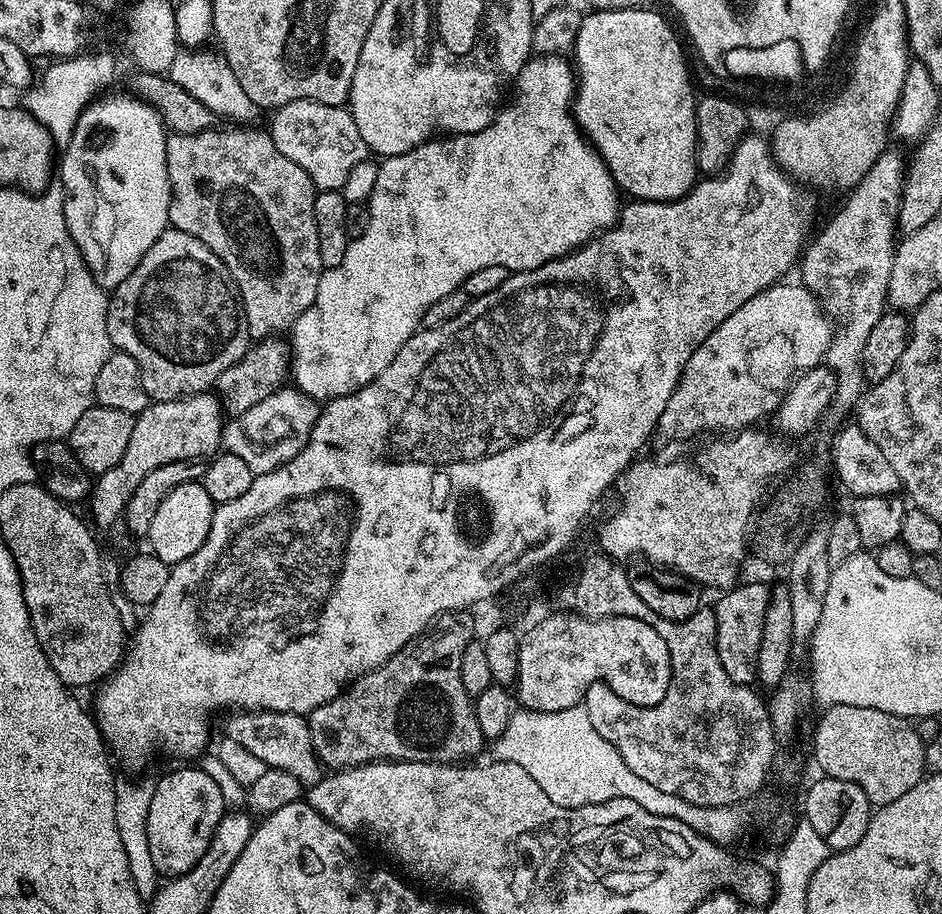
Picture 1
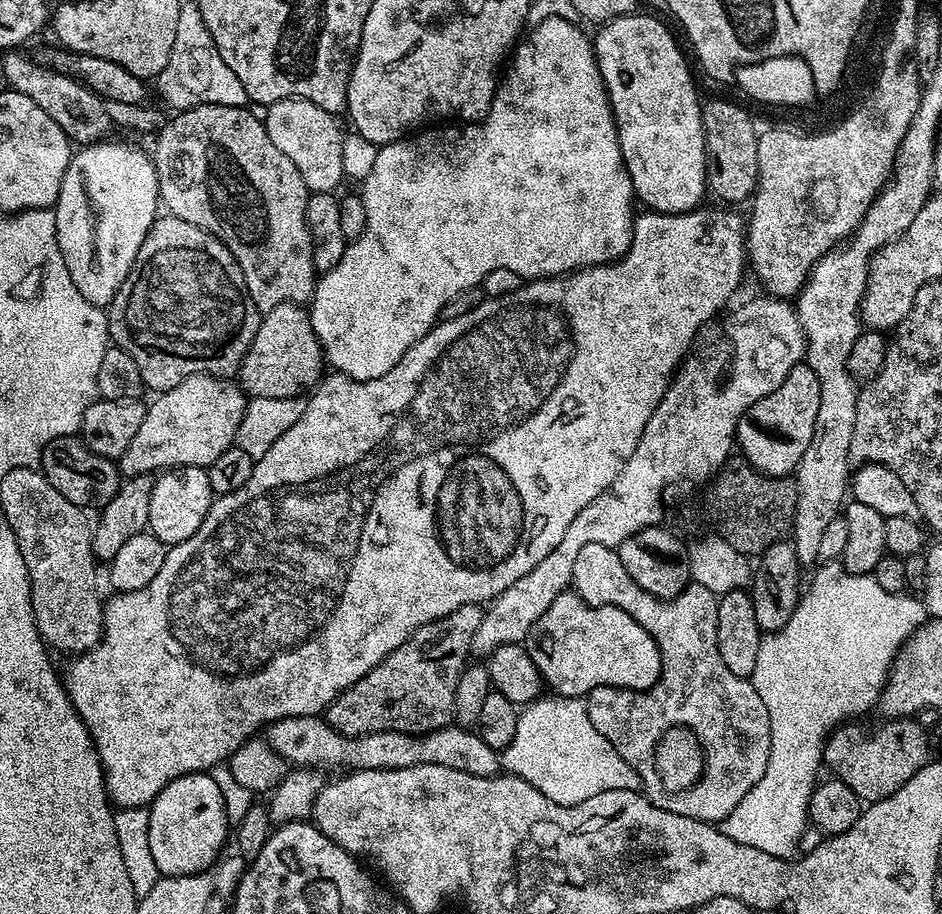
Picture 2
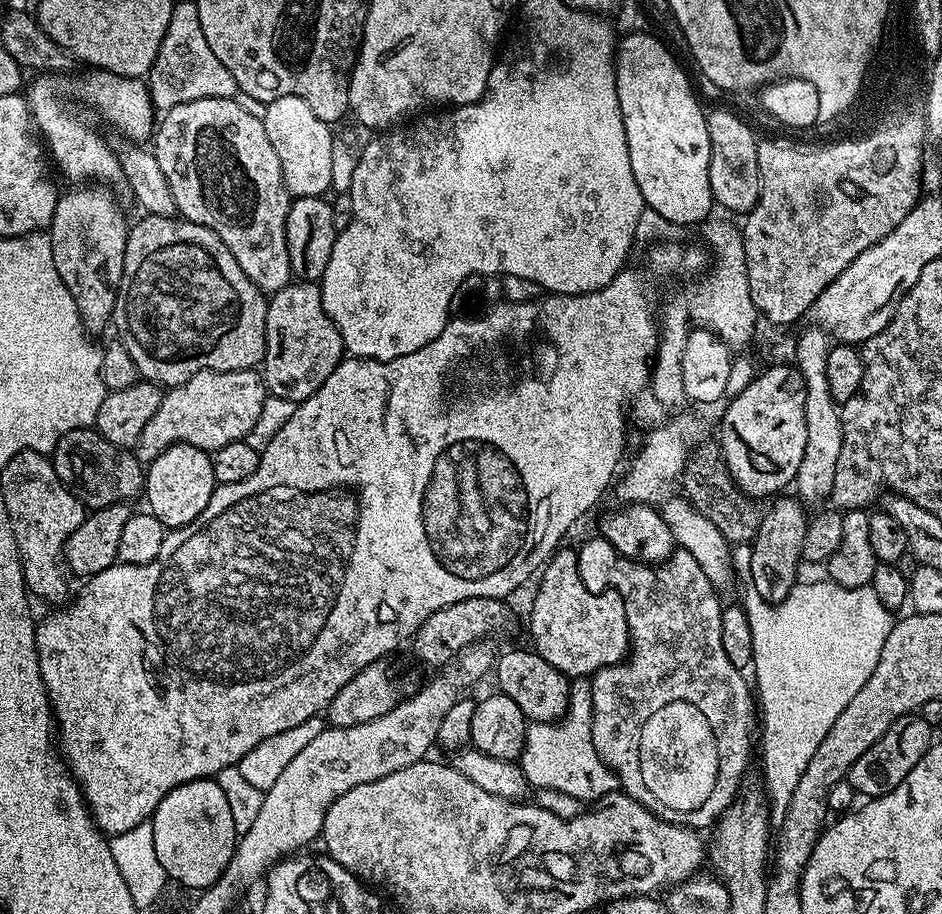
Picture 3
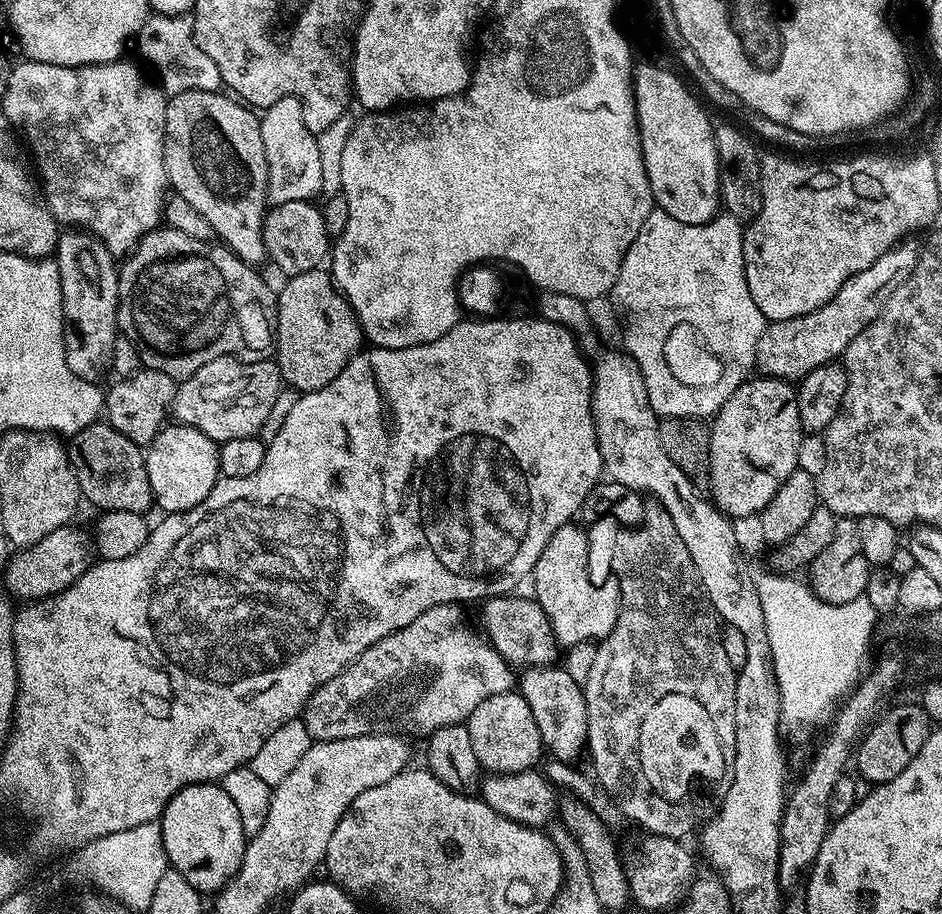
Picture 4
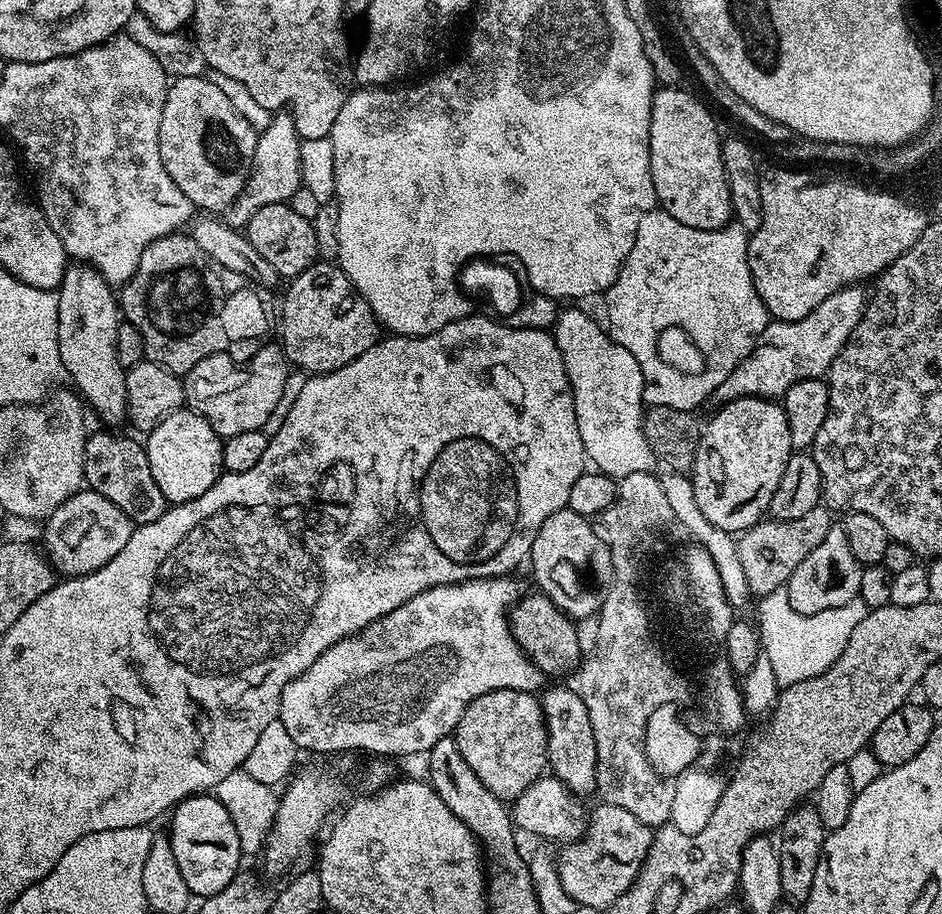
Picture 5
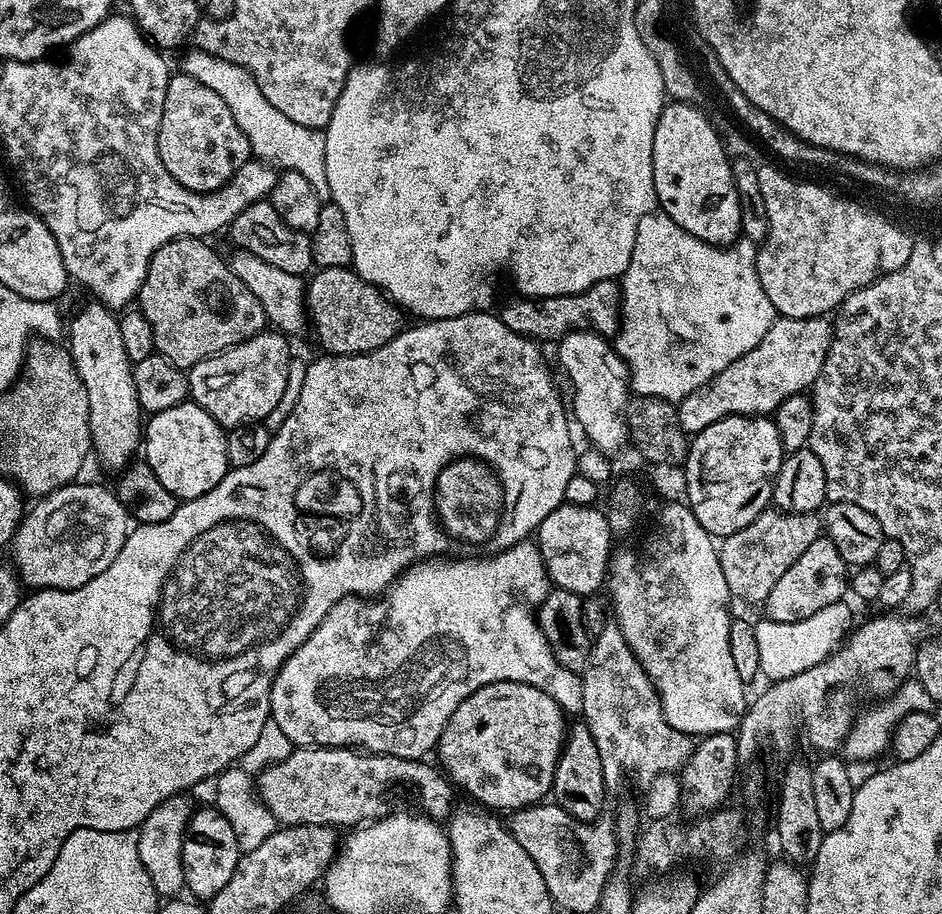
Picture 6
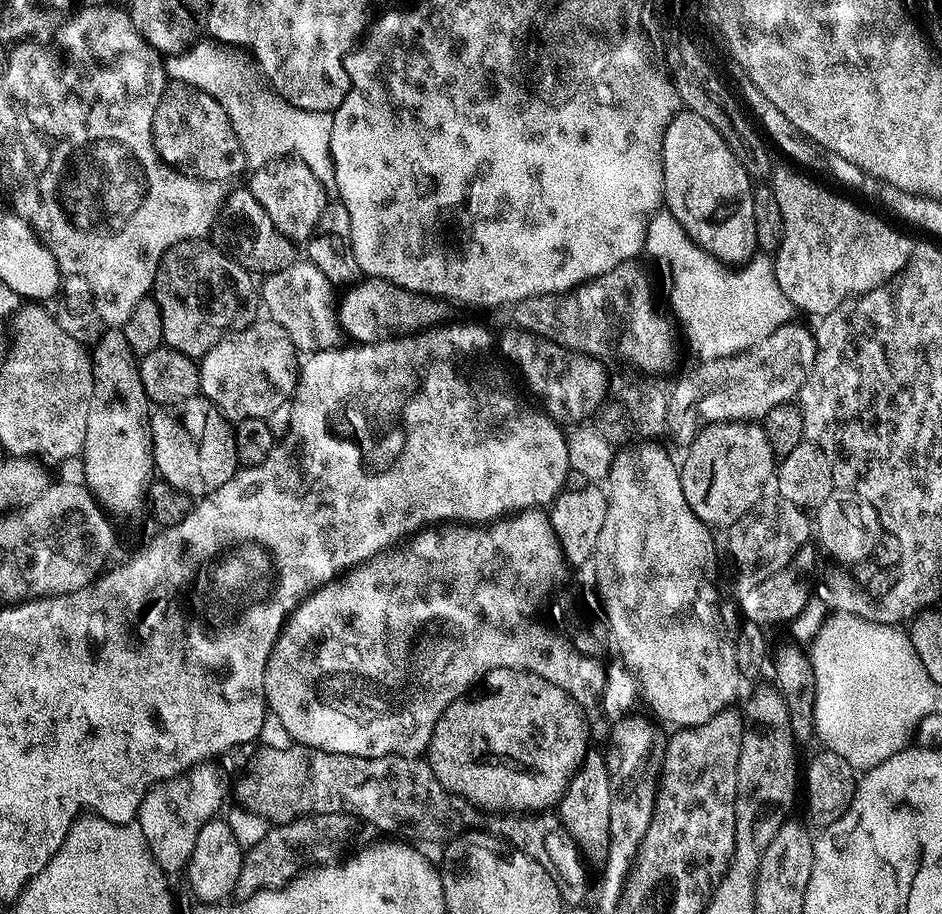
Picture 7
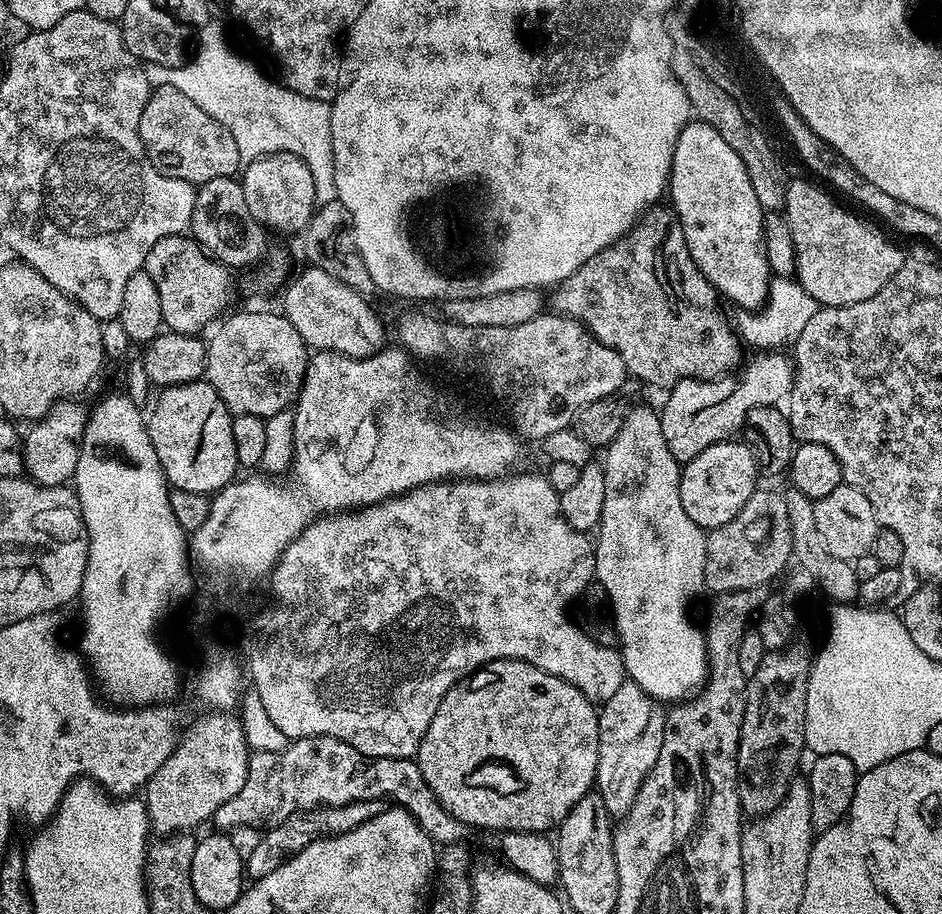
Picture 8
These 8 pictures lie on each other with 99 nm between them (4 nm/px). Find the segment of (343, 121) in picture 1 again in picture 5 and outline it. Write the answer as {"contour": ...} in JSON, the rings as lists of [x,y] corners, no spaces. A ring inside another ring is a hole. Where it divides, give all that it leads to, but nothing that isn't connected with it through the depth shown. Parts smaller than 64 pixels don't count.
{"contour":[[[281,110],[271,117],[267,128],[263,129],[256,138],[256,159],[254,167],[248,173],[248,181],[240,196],[227,209],[226,220],[233,228],[243,229],[262,206],[282,204],[291,201],[291,198],[302,187],[300,175],[300,135],[292,124],[291,115]]]}

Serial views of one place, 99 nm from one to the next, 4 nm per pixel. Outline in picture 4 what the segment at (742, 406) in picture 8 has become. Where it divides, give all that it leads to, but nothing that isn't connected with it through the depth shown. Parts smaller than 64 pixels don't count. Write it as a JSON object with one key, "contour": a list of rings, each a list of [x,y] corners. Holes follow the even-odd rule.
{"contour":[[[901,242],[882,254],[878,262],[854,274],[840,287],[838,294],[818,310],[798,318],[769,323],[762,338],[758,338],[755,367],[761,368],[759,371],[765,376],[796,382],[810,370],[843,357],[846,346],[850,346],[850,342],[854,342],[854,338],[858,338],[858,334],[878,318],[890,294],[912,273],[917,255],[917,245]]]}

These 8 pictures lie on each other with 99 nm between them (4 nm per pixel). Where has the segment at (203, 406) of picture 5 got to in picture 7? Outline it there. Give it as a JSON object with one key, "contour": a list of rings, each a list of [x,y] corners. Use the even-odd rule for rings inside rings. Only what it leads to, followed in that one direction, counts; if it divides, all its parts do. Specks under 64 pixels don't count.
{"contour":[[[267,318],[253,319],[244,328],[237,328],[224,335],[204,356],[199,357],[200,390],[204,396],[220,411],[229,422],[245,420],[246,418],[262,418],[267,420],[278,406],[288,404],[292,391],[296,389],[298,375],[298,353],[290,342],[290,334],[282,330],[273,320]]]}

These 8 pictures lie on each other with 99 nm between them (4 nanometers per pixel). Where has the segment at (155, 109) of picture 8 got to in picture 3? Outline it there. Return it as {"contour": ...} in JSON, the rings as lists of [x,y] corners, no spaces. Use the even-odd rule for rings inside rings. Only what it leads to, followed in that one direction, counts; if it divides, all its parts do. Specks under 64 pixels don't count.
{"contour":[[[233,97],[199,98],[165,111],[159,117],[154,132],[154,151],[170,194],[174,196],[177,213],[198,226],[214,230],[230,254],[234,254],[234,262],[242,266],[246,278],[250,278],[261,292],[271,294],[285,288],[293,279],[290,254],[286,250],[286,214],[290,193],[284,185],[278,153],[274,146],[270,146],[263,119],[243,108],[238,101]]]}

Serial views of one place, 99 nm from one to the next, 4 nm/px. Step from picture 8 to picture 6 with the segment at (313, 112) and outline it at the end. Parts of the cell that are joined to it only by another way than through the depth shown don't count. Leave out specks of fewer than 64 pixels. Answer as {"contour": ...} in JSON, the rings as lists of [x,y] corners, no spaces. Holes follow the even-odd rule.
{"contour":[[[193,50],[184,56],[182,72],[183,75],[198,78],[202,86],[210,86],[210,90],[214,90],[214,94],[218,94],[218,98],[230,106],[230,114],[234,114],[234,122],[238,122],[242,134],[246,134],[251,155],[255,159],[302,174],[322,202],[331,201],[330,186],[326,182],[323,131],[298,126],[298,122],[290,122],[282,110],[274,110],[274,106],[266,102],[266,94],[262,94],[258,82],[254,82],[252,75],[234,62],[226,62],[209,52]]]}

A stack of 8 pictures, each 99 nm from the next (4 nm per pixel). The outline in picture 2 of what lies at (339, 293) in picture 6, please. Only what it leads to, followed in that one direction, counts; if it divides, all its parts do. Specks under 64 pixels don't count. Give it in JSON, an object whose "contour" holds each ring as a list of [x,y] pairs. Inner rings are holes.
{"contour":[[[279,304],[274,306],[274,310],[261,315],[258,334],[254,334],[254,342],[247,354],[244,355],[244,361],[241,362],[238,369],[238,383],[249,397],[303,397],[309,390],[315,389],[325,375],[325,372],[326,361],[324,351],[321,350],[318,338],[312,329],[311,315],[299,304]]]}

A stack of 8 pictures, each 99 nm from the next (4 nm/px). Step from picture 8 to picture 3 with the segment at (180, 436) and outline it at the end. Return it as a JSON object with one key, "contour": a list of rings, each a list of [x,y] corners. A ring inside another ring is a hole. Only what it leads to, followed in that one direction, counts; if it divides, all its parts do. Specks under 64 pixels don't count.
{"contour":[[[169,444],[166,450],[162,450],[162,454],[158,454],[158,458],[147,465],[143,495],[148,496],[147,511],[158,518],[165,529],[171,530],[194,522],[194,518],[206,510],[206,502],[210,502],[210,494],[214,494],[216,486],[209,453],[198,446]]]}

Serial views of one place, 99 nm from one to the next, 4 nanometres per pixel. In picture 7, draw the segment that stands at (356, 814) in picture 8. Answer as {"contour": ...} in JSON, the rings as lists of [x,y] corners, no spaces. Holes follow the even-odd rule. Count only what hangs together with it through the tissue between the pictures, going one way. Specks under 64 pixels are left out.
{"contour":[[[339,812],[329,816],[301,816],[288,824],[269,827],[266,838],[262,838],[258,846],[245,851],[235,895],[243,898],[267,888],[280,888],[299,875],[305,866],[319,866],[335,861],[341,855],[339,852],[355,838],[356,824],[357,817]]]}

